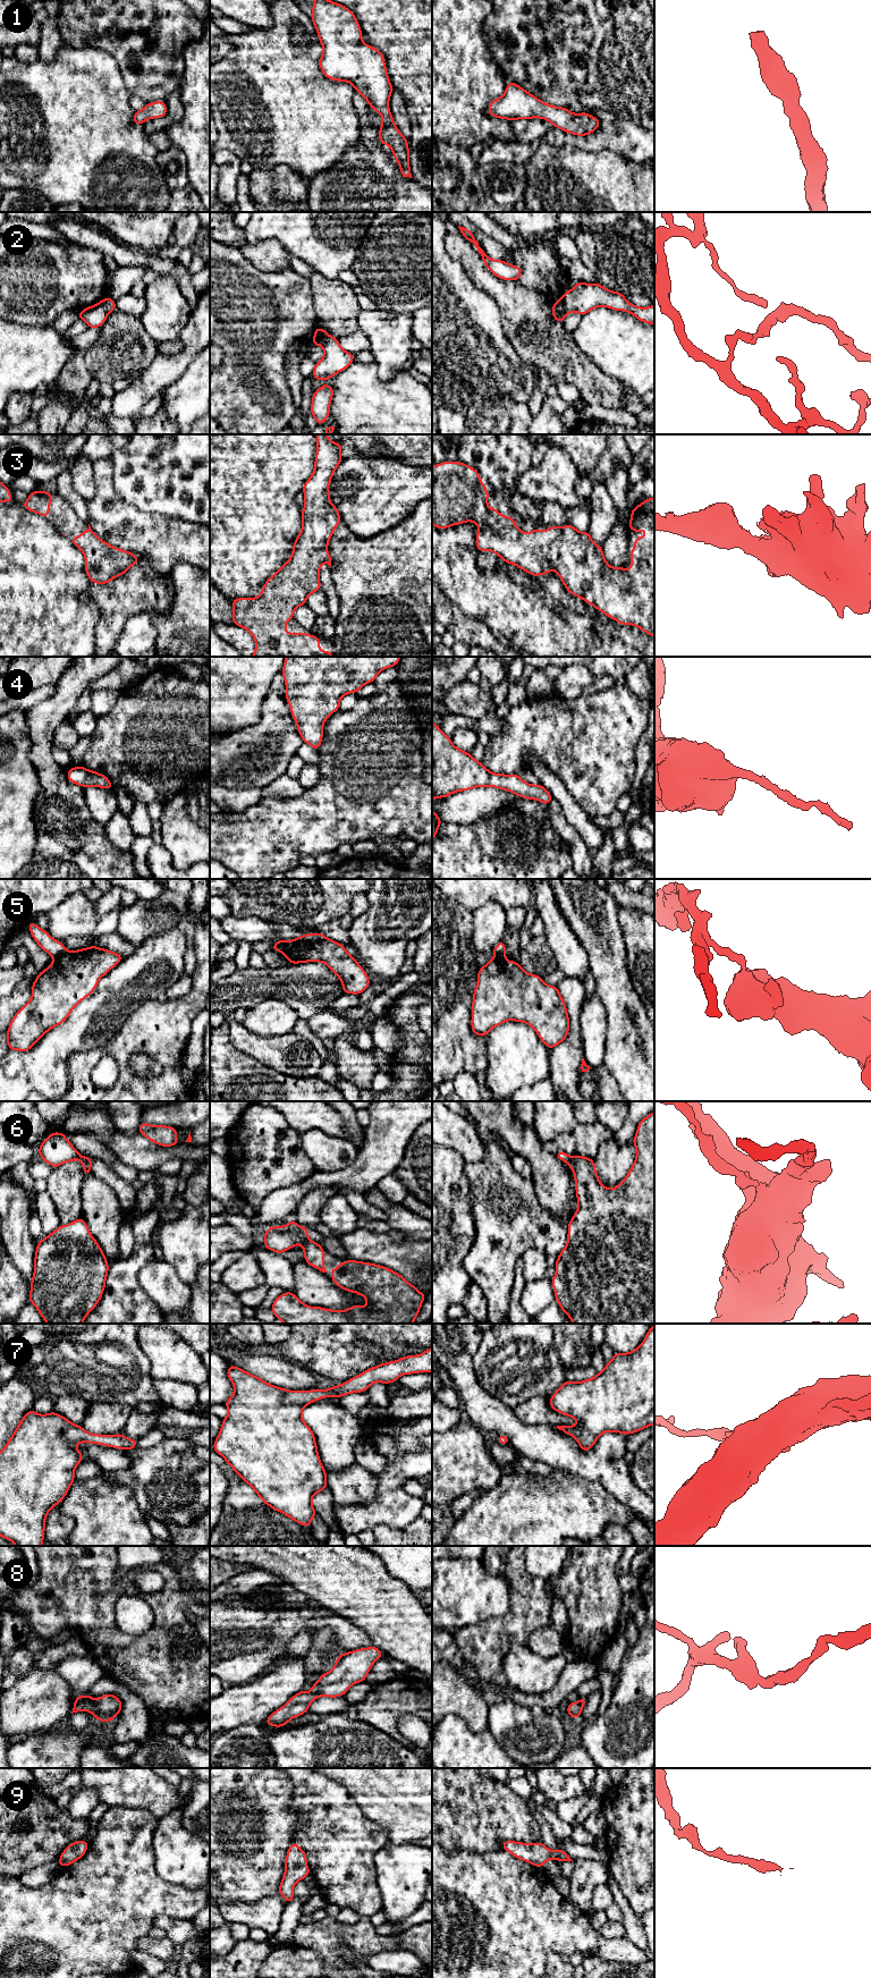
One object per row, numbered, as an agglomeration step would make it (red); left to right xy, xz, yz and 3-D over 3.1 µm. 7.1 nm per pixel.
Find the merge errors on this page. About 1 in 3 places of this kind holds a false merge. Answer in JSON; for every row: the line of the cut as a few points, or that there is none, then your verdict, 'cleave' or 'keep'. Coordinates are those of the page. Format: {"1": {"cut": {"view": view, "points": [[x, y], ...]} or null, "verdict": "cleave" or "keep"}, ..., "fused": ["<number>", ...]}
{"1": {"cut": null, "verdict": "keep"}, "2": {"cut": {"view": "yz", "points": [[555, 303], [566, 313]]}, "verdict": "cleave"}, "3": {"cut": null, "verdict": "keep"}, "4": {"cut": null, "verdict": "keep"}, "5": {"cut": {"view": "xy", "points": [[65, 949], [55, 960]]}, "verdict": "cleave"}, "6": {"cut": {"view": "yz", "points": [[572, 1157], [568, 1163]]}, "verdict": "cleave"}, "7": {"cut": null, "verdict": "keep"}, "8": {"cut": null, "verdict": "keep"}, "9": {"cut": null, "verdict": "keep"}, "fused": ["2", "5", "6"]}

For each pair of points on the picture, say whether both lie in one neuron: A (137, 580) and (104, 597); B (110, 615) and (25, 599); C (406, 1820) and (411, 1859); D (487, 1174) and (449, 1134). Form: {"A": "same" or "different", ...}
{"A": "same", "B": "different", "C": "different", "D": "different"}

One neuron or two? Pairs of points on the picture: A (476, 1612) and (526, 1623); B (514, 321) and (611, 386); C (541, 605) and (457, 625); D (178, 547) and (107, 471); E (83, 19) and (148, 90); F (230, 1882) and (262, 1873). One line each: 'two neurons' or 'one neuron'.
A: two neurons
B: one neuron
C: two neurons
D: one neuron
E: one neuron
F: one neuron

